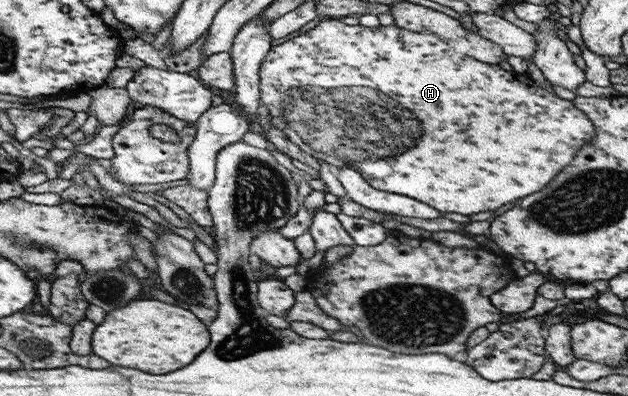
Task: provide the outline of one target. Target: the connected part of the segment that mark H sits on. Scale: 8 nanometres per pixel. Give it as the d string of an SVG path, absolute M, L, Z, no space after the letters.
M339 18L323 19L305 34L273 46L264 57L259 69L260 101L268 107L271 123L281 129L305 153L312 155L317 160L321 159L321 161L335 165L337 168L346 165L356 166L375 189L419 199L443 213L475 215L475 213L483 213L483 211L491 211L491 209L495 211L507 203L513 203L517 199L523 199L531 193L541 191L547 183L551 183L555 179L557 173L561 173L563 167L567 167L573 161L577 152L596 134L593 122L584 111L574 106L573 101L563 99L555 92L543 89L535 83L530 75L517 73L510 69L505 71L500 65L489 65L488 62L481 62L474 57L455 51L448 42L441 41L437 36L415 33L395 25L369 28L360 24L347 25Z

